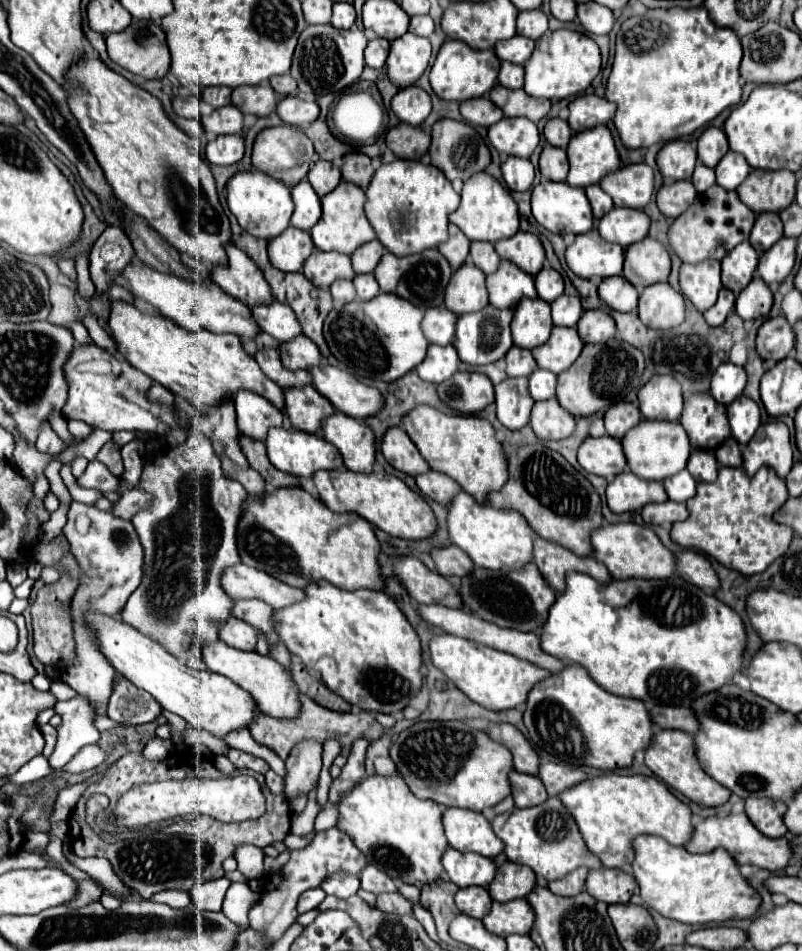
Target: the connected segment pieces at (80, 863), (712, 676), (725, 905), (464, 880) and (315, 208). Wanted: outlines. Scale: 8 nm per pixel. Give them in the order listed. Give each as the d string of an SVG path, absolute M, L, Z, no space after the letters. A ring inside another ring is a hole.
M67 843L63 845L63 853L65 853L65 857L67 857L73 865L77 865L83 873L87 873L89 877L97 879L109 893L115 893L115 895L121 895L121 897L133 895L133 891L131 891L127 885L123 885L123 881L113 873L113 867L109 865L107 859L79 859L79 857L75 857L75 855L71 853L71 847L69 847Z
M567 573L567 589L549 609L549 619L541 633L545 653L585 667L609 693L641 699L647 705L675 707L691 707L697 697L729 685L733 675L743 671L745 645L747 635L741 617L713 593L705 593L677 575L667 581L627 579L597 583L585 573Z
M651 835L637 837L633 847L633 873L639 883L641 899L647 907L659 911L663 917L689 925L709 925L729 919L753 917L761 905L761 895L747 883L739 871L737 861L733 861L725 849L699 855L689 853L685 847L669 845L665 839Z
M453 847L445 851L443 867L447 877L459 887L487 887L489 881L493 881L493 873L497 873L497 865L493 863L493 859L481 857L477 853L461 853Z
M301 181L291 189L291 199L295 203L295 211L291 215L291 225L297 229L309 231L321 219L321 203L319 195L313 191L309 181Z

